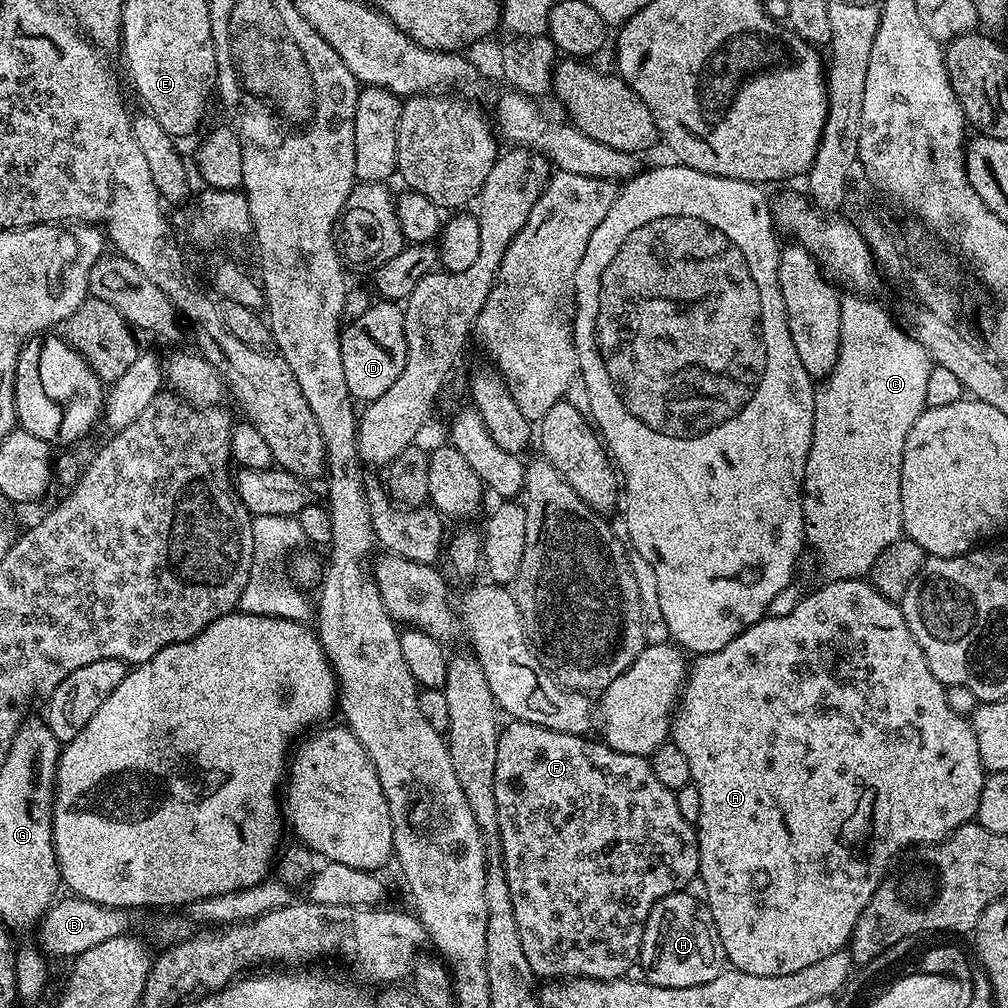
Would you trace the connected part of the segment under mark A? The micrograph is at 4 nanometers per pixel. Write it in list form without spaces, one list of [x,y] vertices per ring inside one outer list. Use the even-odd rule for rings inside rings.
[[[864,578],[859,580],[828,580],[824,582],[824,585],[817,592],[802,597],[789,612],[784,612],[781,616],[771,616],[769,615],[767,618],[759,620],[758,623],[752,624],[742,634],[738,634],[738,638],[734,638],[726,646],[722,646],[722,650],[697,655],[691,661],[688,675],[684,681],[684,691],[680,694],[676,711],[672,717],[672,730],[670,733],[671,743],[676,744],[678,750],[682,750],[682,754],[686,754],[686,762],[690,762],[692,783],[695,784],[698,790],[698,798],[702,798],[702,810],[695,825],[696,841],[700,844],[698,880],[699,883],[704,883],[705,894],[703,893],[703,895],[706,897],[710,914],[714,918],[718,938],[722,938],[727,963],[735,971],[758,974],[759,976],[794,974],[794,970],[803,970],[806,966],[811,966],[812,963],[826,958],[826,954],[841,951],[851,941],[852,931],[862,914],[862,910],[868,905],[870,898],[878,890],[880,883],[884,881],[886,873],[893,867],[893,865],[891,866],[892,859],[900,852],[900,848],[896,844],[901,844],[904,848],[910,847],[911,844],[920,844],[919,846],[936,844],[938,841],[946,839],[950,833],[958,830],[963,824],[975,821],[982,786],[986,779],[986,769],[983,762],[980,761],[978,738],[974,738],[972,721],[969,717],[959,716],[954,714],[954,710],[950,710],[950,702],[946,702],[945,685],[941,684],[938,678],[934,678],[934,674],[914,638],[914,634],[910,634],[910,626],[906,626],[906,618],[902,614],[897,601],[888,600],[871,582]]]

